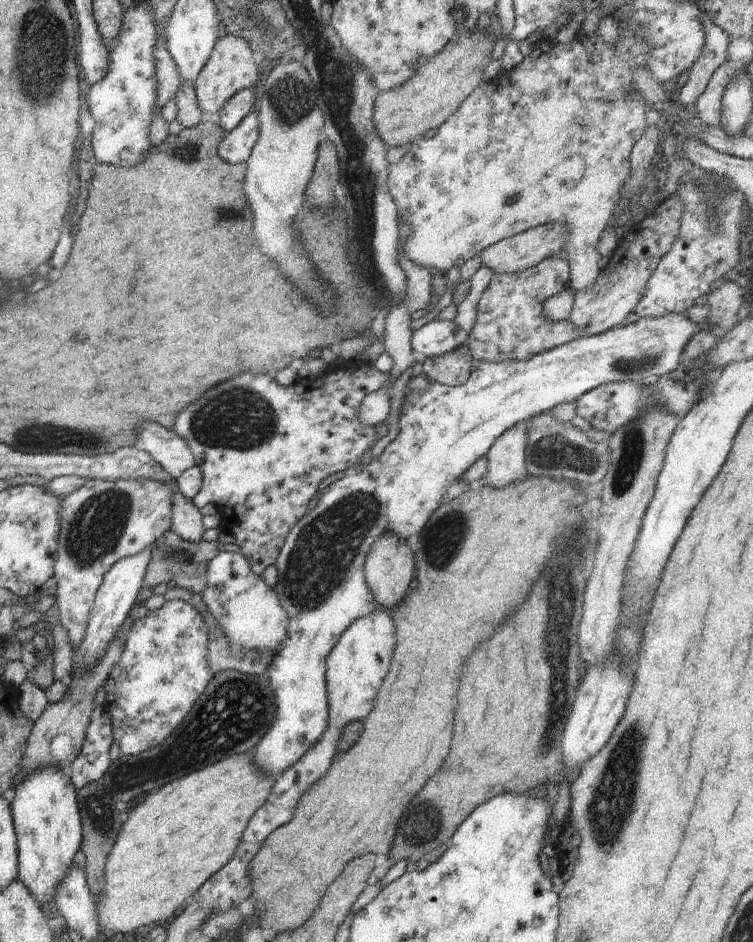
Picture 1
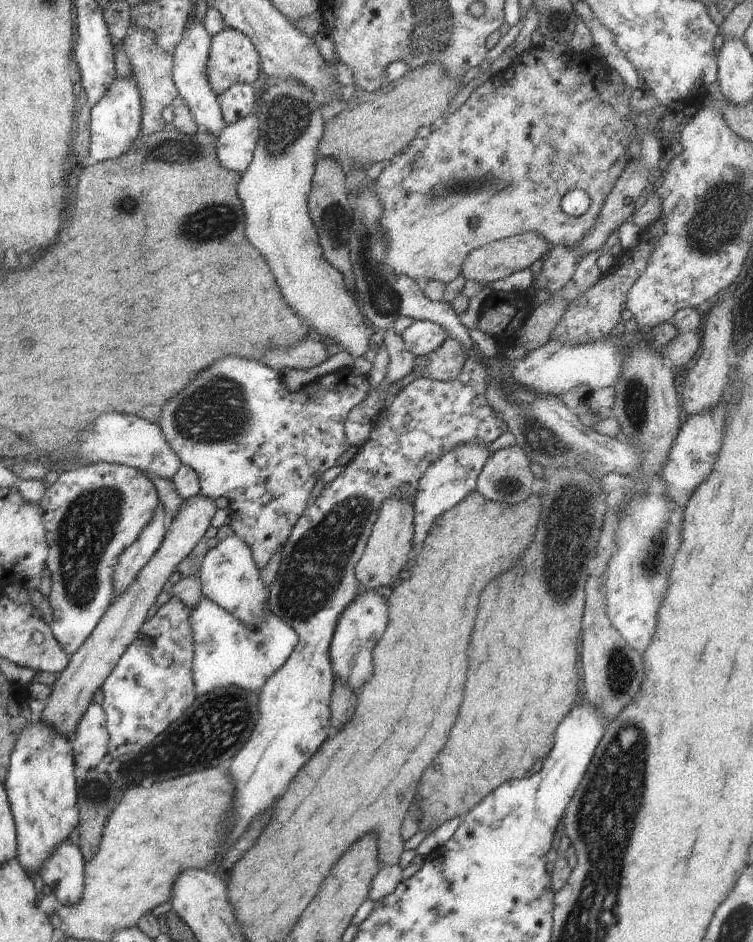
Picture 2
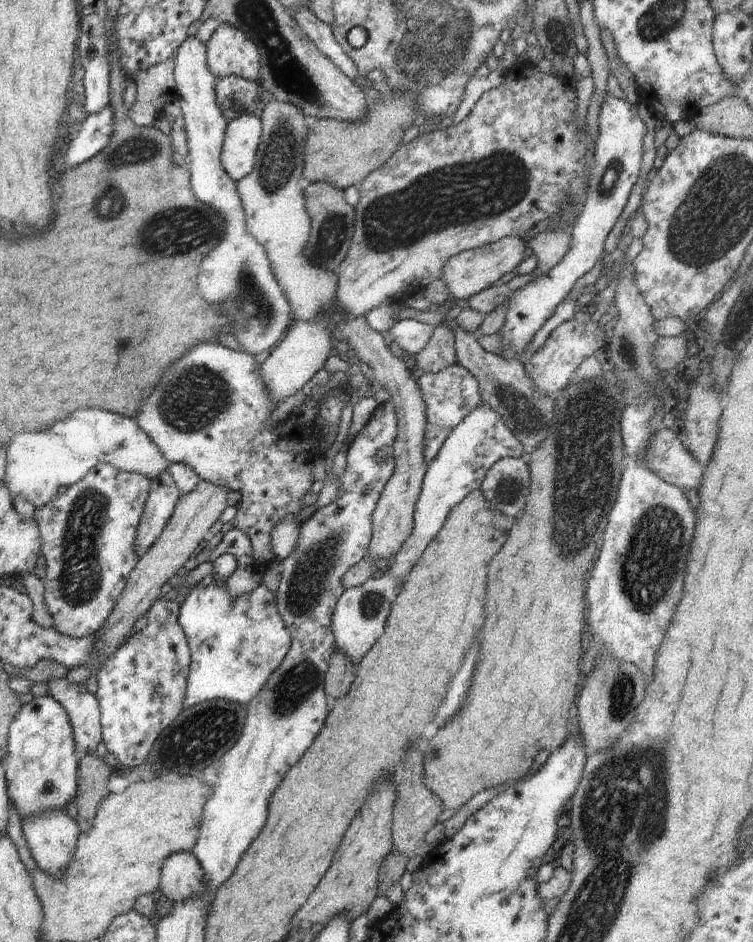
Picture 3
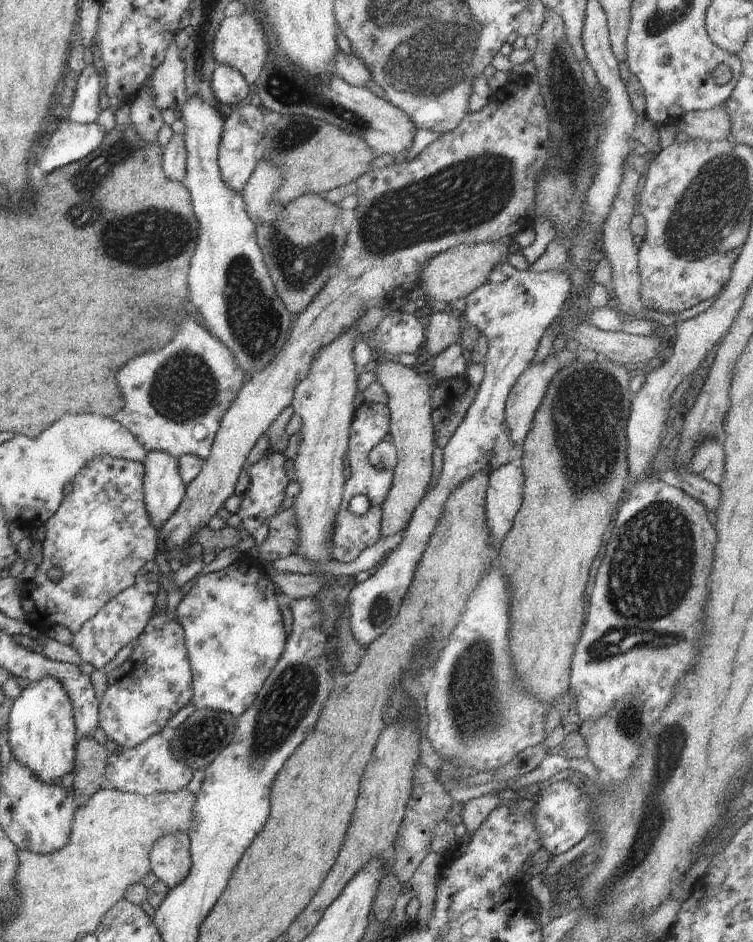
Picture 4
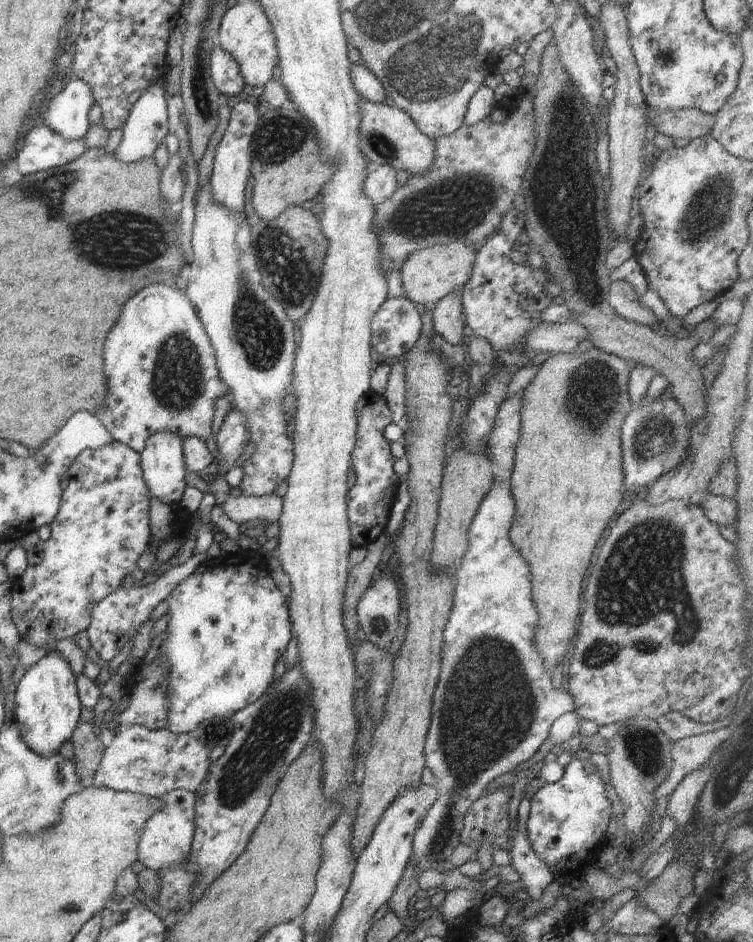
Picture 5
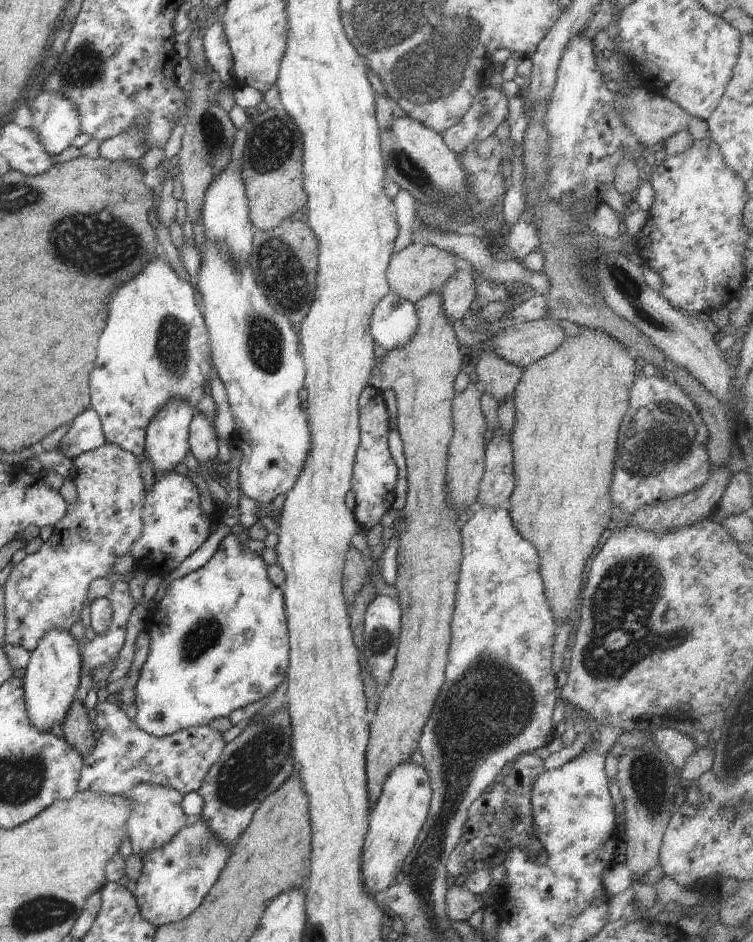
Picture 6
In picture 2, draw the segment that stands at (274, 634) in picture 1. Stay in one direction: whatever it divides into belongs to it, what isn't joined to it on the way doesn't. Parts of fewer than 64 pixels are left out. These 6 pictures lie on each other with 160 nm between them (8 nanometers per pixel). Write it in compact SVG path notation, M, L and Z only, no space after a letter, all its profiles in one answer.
M239 536L228 537L211 548L202 561L198 576L202 594L209 601L214 601L249 627L263 622L269 587L260 579L260 570L254 564L250 547Z

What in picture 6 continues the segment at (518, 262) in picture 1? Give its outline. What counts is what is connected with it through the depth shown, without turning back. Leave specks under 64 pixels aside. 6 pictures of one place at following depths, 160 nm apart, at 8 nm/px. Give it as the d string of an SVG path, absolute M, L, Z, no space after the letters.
M419 240L410 243L400 252L395 253L389 260L387 268L387 281L392 292L410 301L413 305L423 296L432 291L440 292L441 288L450 280L457 269L457 256L450 251L438 248L432 244Z

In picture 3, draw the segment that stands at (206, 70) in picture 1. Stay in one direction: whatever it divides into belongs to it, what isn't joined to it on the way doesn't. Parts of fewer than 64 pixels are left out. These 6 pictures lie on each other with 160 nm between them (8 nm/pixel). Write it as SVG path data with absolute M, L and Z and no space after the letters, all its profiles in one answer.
M222 23L205 42L208 70L217 79L236 75L258 83L258 49L239 28Z

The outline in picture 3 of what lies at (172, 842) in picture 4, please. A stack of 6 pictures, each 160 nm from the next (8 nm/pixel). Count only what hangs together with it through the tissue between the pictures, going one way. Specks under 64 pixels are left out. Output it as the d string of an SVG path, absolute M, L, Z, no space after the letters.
M189 852L171 854L161 870L162 894L173 903L183 903L202 897L207 888L205 874L198 859Z

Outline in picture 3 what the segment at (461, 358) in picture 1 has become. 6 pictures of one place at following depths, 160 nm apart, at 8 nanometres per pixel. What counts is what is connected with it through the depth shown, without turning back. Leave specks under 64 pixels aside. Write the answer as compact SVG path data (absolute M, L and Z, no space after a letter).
M436 325L431 341L411 357L410 364L422 372L437 373L457 364L455 337L452 330L445 325Z

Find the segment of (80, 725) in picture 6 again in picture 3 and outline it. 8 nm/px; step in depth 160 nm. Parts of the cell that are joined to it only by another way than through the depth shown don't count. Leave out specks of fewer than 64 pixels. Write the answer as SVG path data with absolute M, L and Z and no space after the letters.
M94 752L79 754L78 761L79 783L75 803L80 816L75 821L80 832L88 833L99 804L111 793L106 788L106 782L112 773L107 763Z

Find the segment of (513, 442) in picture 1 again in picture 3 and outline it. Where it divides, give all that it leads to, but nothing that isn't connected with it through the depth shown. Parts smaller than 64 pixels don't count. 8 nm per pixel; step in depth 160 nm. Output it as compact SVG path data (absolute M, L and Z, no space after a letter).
M522 457L497 460L481 482L484 498L502 515L518 518L530 492L531 472Z

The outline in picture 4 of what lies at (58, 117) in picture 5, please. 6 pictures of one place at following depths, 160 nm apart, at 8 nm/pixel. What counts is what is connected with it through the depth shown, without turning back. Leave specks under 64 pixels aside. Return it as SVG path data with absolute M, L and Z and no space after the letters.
M89 58L76 80L74 101L69 106L66 120L80 124L93 123L102 111L99 104L103 88L100 86L100 75Z

